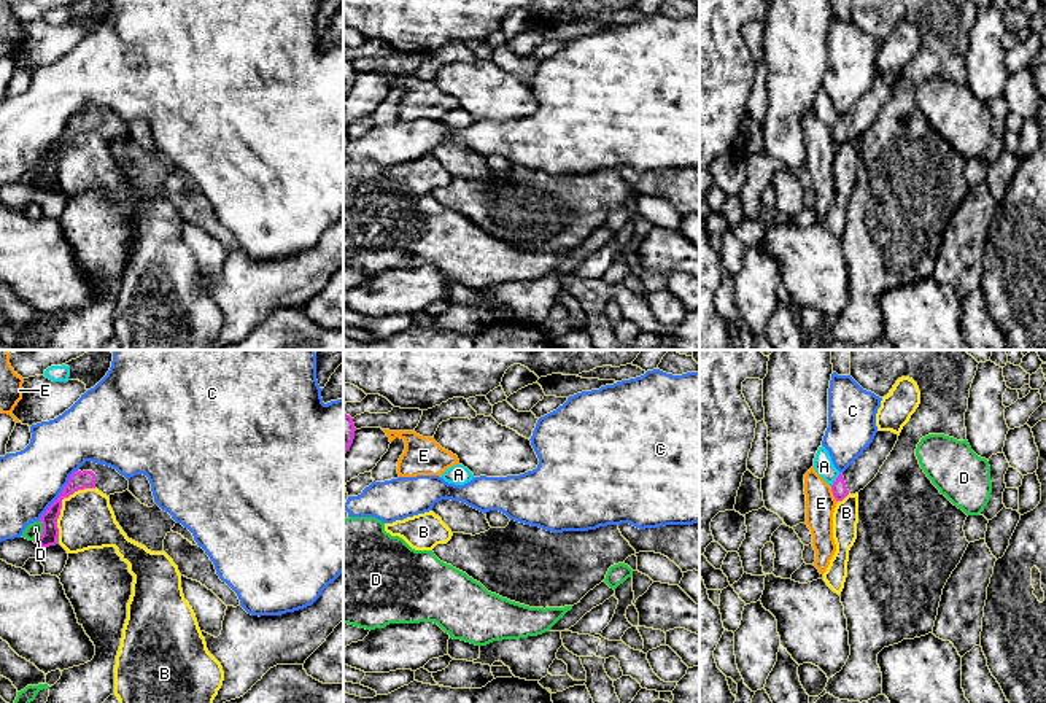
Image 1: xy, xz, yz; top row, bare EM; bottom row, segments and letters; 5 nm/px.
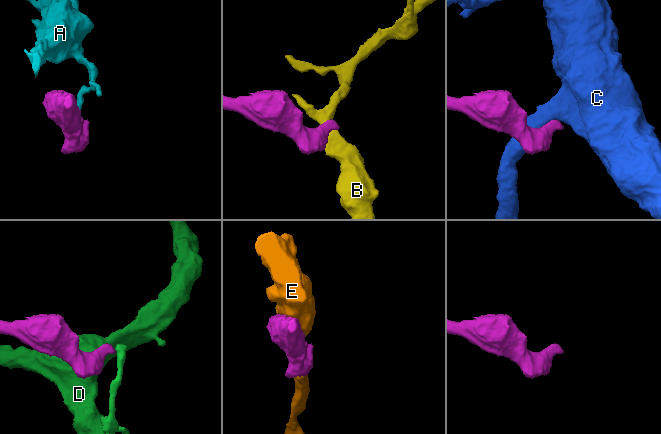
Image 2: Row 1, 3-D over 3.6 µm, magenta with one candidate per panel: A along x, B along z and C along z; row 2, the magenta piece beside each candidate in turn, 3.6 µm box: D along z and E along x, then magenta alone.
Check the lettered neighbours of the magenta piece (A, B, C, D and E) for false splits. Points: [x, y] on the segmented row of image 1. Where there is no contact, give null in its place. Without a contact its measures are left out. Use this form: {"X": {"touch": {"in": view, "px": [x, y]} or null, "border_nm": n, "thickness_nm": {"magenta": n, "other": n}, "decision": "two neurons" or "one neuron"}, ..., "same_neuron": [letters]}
{"A": {"touch": {"in": "yz", "px": [836, 479]}, "border_nm": 90, "thickness_nm": {"magenta": 80, "other": 100}, "decision": "two neurons"}, "B": {"touch": {"in": "xy", "px": [61, 503]}, "border_nm": 320, "thickness_nm": {"magenta": 100, "other": 280}, "decision": "two neurons"}, "C": {"touch": {"in": "xy", "px": [59, 495]}, "border_nm": 320, "thickness_nm": {"magenta": 100, "other": 320}, "decision": "two neurons"}, "D": {"touch": {"in": "xy", "px": [43, 532]}, "border_nm": 110, "thickness_nm": {"magenta": 90, "other": 70}, "decision": "two neurons"}, "E": {"touch": {"in": "yz", "px": [833, 495]}, "border_nm": 90, "thickness_nm": {"magenta": 80, "other": 150}, "decision": "two neurons"}, "same_neuron": []}

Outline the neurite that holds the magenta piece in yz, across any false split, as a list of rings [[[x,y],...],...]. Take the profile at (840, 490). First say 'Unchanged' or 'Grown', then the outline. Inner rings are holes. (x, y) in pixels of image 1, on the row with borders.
Grown. [[[877,431],[863,453],[844,472],[839,472],[833,482],[831,491],[835,499],[843,501],[849,493],[855,495],[863,490],[876,477],[897,441],[898,434]]]

